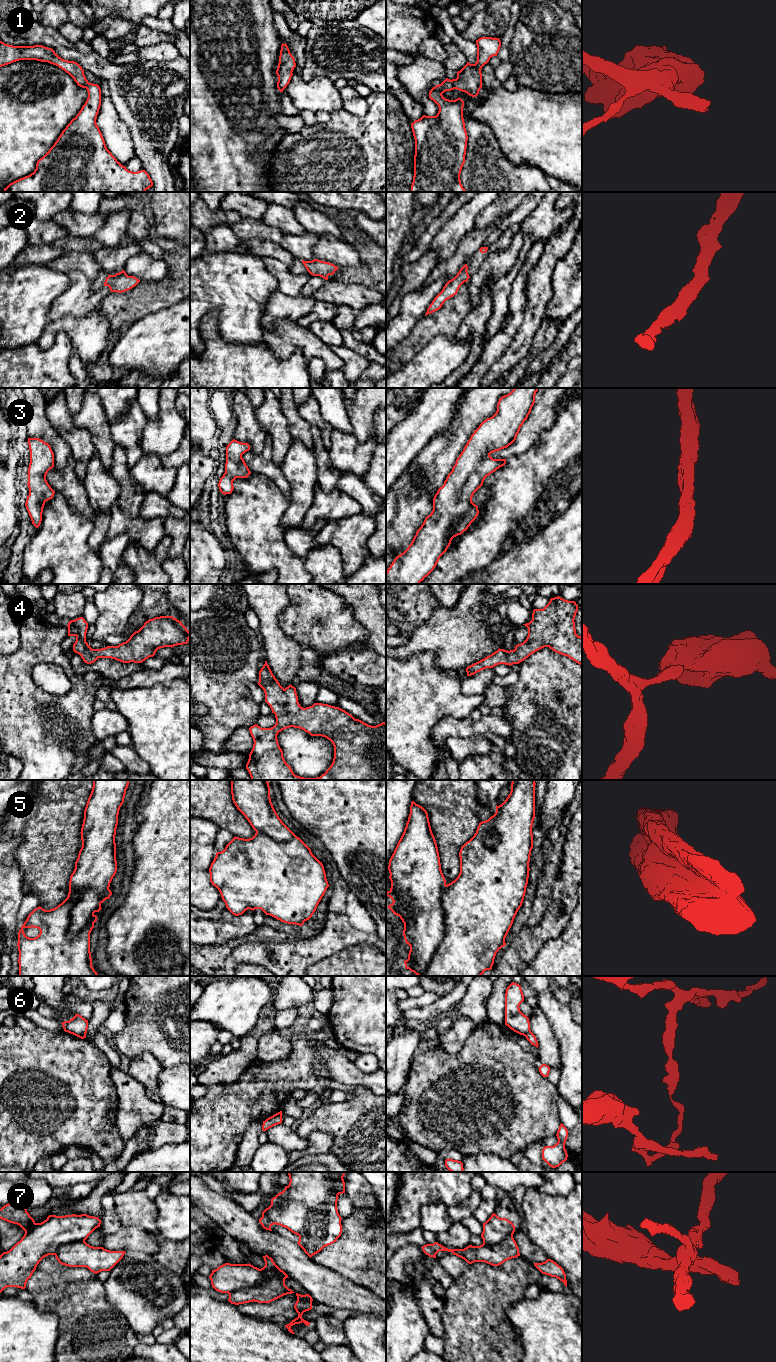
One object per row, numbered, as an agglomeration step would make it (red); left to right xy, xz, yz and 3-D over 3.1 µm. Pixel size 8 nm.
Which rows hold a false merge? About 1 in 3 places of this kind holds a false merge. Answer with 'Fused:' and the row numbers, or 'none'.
Fused: 5, 6, 7

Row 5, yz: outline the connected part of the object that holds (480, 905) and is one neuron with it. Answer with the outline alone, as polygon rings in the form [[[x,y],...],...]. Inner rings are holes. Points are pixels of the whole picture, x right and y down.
[[[512,780],[511,791],[506,800],[488,820],[479,823],[474,836],[460,849],[460,873],[458,877],[447,884],[442,893],[442,906],[444,909],[444,936],[437,947],[425,973],[422,976],[481,976],[486,970],[491,970],[496,953],[506,945],[505,938],[513,924],[514,918],[522,906],[529,878],[529,862],[533,848],[532,826],[535,818],[535,780]]]

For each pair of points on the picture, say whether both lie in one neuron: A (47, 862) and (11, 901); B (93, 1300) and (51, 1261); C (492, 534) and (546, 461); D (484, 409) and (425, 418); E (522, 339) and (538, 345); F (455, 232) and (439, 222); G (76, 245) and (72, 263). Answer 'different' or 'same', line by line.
A: different
B: same
C: same
D: different
E: different
F: different
G: different

